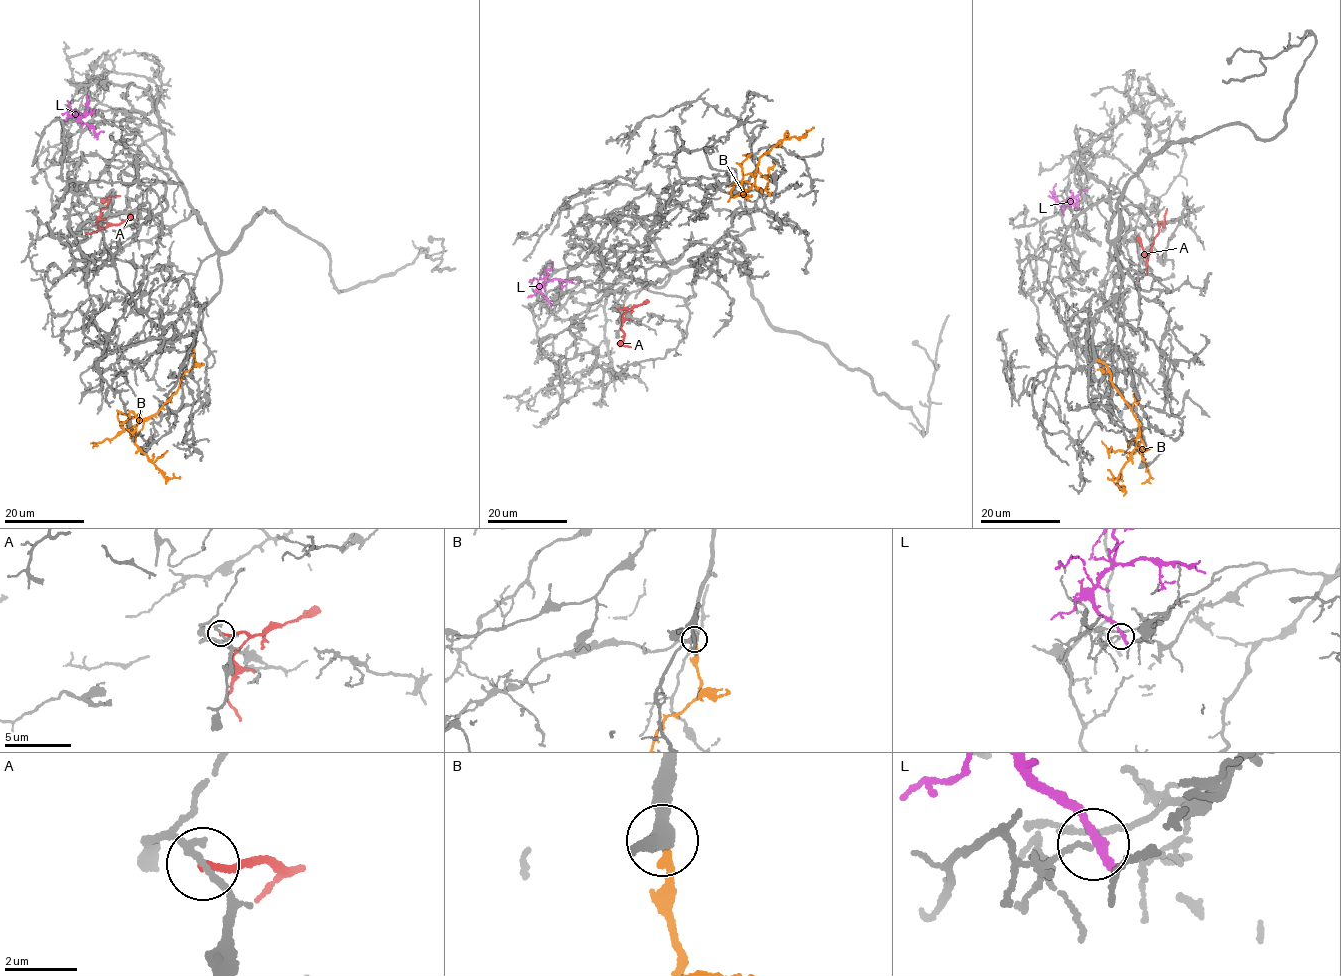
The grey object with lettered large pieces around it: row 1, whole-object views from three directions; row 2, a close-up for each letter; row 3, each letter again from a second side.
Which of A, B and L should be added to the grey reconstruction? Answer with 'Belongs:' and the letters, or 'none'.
Belongs: B

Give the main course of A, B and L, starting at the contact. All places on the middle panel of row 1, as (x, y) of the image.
A: (619, 308), (627, 309), (621, 318), (624, 333), (620, 345), (631, 347)
B: (757, 171), (768, 176), (764, 190), (754, 183), (759, 159), (813, 126)
L: (549, 302), (540, 289), (546, 280), (545, 269), (538, 279)

